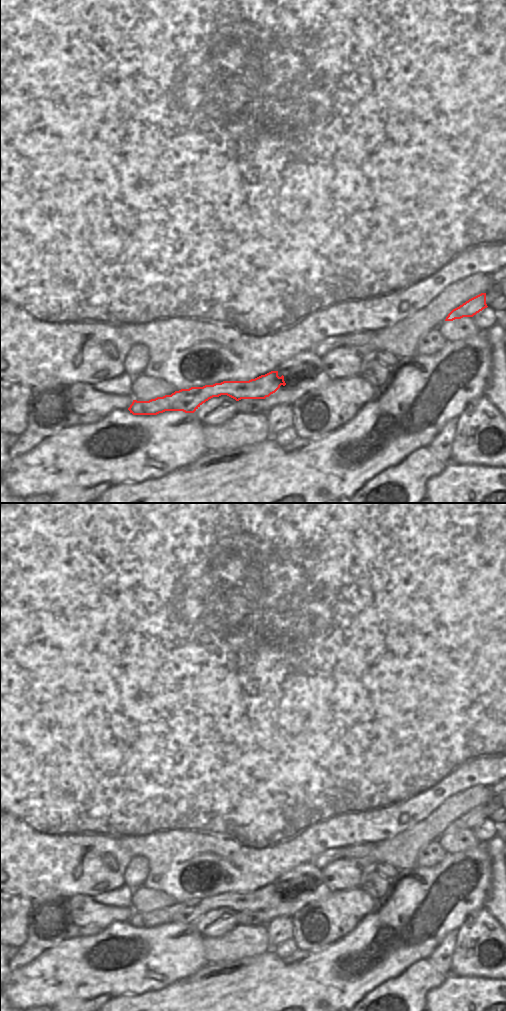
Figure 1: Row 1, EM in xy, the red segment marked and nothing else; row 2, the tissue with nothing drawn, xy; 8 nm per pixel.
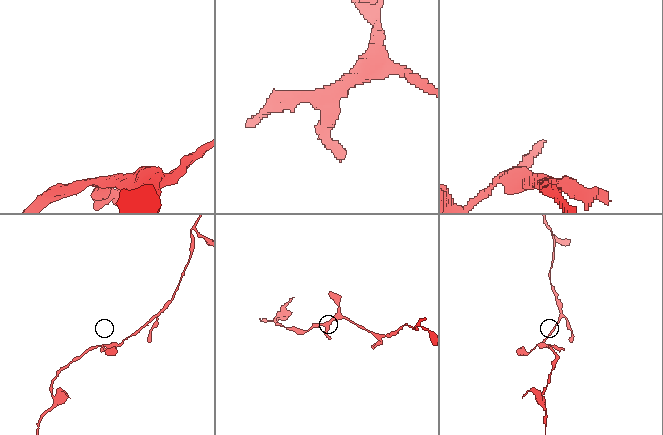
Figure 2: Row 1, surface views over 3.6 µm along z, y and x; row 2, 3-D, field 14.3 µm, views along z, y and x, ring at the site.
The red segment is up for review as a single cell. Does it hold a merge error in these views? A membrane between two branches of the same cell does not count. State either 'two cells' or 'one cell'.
two cells

